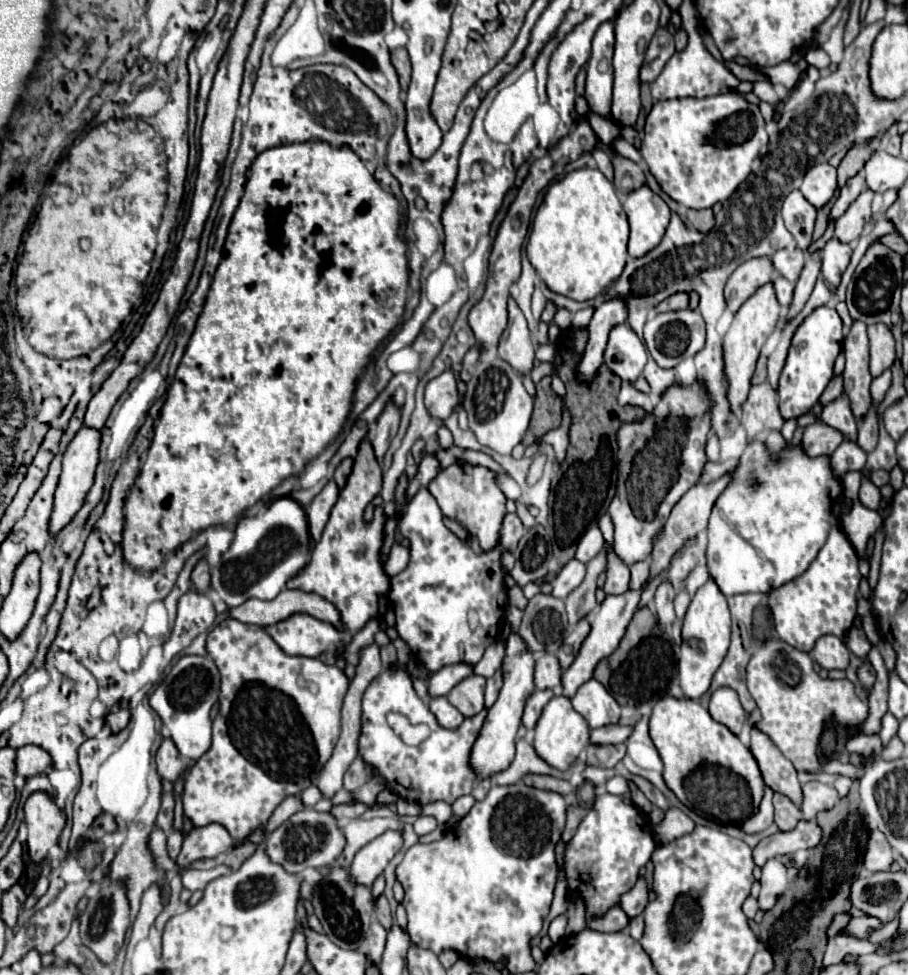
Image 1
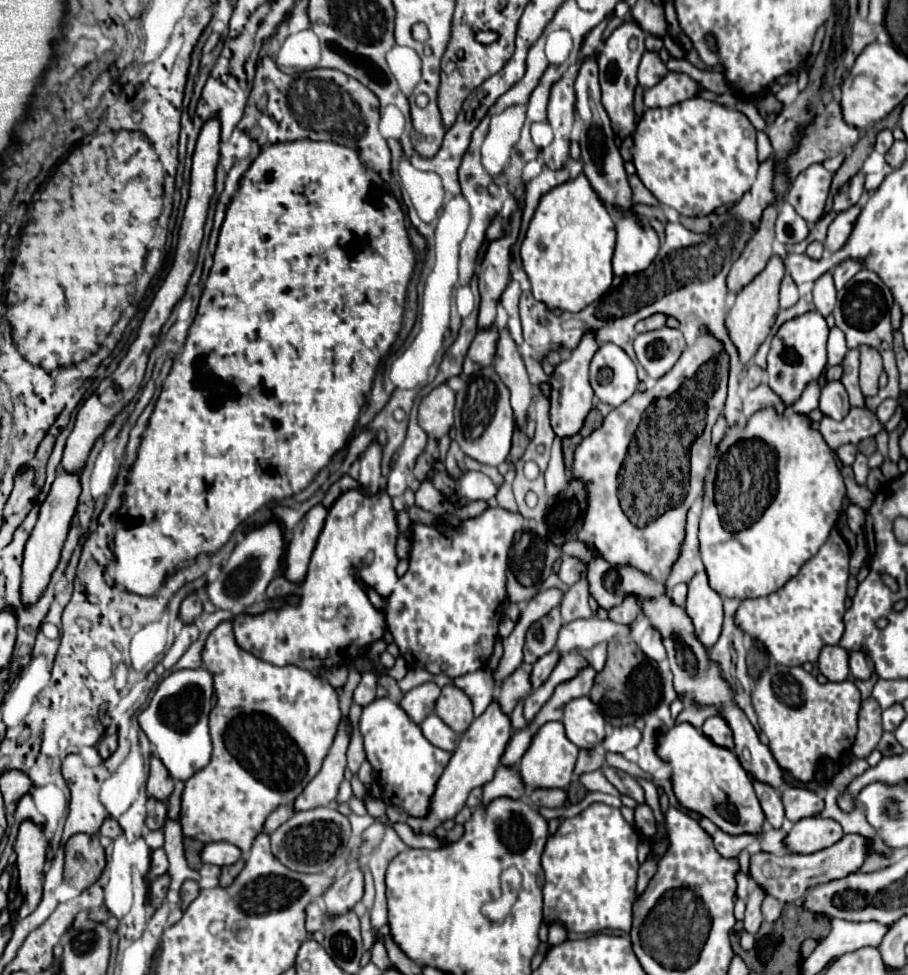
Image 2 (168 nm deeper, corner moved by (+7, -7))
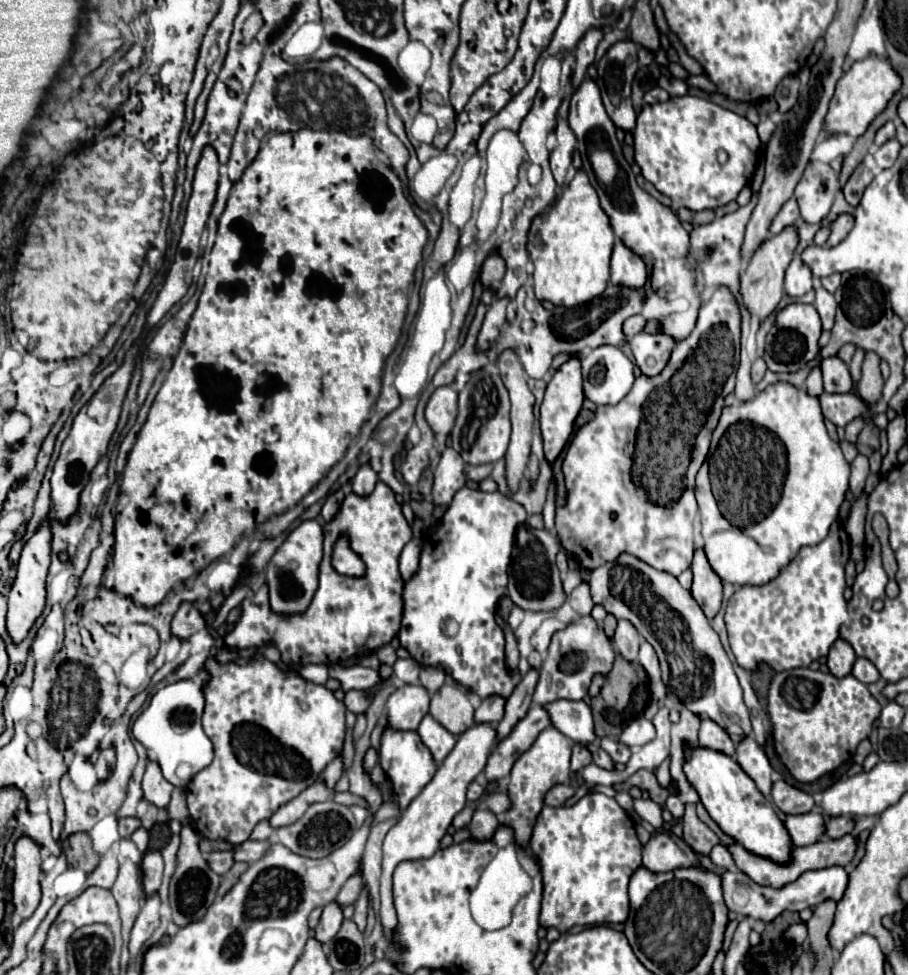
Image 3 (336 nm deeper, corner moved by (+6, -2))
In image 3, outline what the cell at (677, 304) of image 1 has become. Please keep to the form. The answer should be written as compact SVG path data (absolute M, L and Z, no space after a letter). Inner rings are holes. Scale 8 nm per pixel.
M640 314L630 316L630 318L624 322L624 334L626 334L628 338L632 338L632 336L636 336L638 332L642 332L644 326L646 326L646 318L644 318L644 316L640 316Z

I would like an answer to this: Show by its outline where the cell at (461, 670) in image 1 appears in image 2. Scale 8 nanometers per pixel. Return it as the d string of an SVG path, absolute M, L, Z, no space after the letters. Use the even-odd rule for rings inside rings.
M435 683L419 685L403 695L399 701L399 707L409 715L413 723L421 723L425 717L429 717L435 711L435 701L439 697L439 687Z

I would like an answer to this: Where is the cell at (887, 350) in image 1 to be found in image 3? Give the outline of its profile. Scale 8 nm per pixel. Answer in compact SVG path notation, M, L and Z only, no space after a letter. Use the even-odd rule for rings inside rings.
M866 352L862 364L862 380L858 382L858 394L866 402L876 402L882 396L882 374L880 374L880 358L876 352Z

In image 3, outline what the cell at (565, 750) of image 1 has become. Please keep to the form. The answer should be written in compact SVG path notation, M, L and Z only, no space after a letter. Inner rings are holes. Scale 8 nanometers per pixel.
M548 726L546 730L540 732L536 742L532 744L530 750L526 750L512 768L510 774L510 784L508 784L508 796L512 800L512 808L506 812L504 822L514 828L516 842L520 846L528 846L532 828L536 822L536 816L540 814L544 806L544 794L554 786L554 784L566 784L570 778L570 754L572 754L572 740L564 736L562 732L556 732L556 728Z

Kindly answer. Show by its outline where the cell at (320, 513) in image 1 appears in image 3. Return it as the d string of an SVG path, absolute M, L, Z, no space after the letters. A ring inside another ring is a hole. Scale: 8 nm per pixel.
M304 520L294 528L284 544L276 550L266 566L266 584L270 588L270 606L280 614L304 612L318 588L318 564L322 560L322 524L320 520Z

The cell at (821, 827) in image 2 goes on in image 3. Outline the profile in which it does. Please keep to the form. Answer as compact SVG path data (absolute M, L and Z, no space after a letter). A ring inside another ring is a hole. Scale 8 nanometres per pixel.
M832 816L826 818L826 836L828 838L842 838L844 834L852 832L854 820L850 816Z

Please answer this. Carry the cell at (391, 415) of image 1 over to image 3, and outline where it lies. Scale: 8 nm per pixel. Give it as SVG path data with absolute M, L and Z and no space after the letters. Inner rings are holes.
M362 464L352 480L352 490L358 496L368 496L374 490L376 482L378 482L378 474L374 472L374 468L370 464Z

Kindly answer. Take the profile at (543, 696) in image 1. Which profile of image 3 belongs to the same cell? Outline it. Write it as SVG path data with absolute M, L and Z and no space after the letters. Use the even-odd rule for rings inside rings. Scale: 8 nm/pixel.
M580 616L578 620L570 622L570 626L562 632L556 632L552 644L548 648L548 660L540 668L540 680L534 690L532 700L536 704L550 704L552 700L582 700L588 692L590 680L596 672L608 674L614 662L612 642L606 638L604 630L596 626L590 616Z

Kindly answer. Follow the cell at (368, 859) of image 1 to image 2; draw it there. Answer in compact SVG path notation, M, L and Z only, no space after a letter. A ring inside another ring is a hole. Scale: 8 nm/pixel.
M351 867L323 895L327 915L333 917L333 915L349 913L353 905L361 901L361 897L363 897L363 873L359 867Z

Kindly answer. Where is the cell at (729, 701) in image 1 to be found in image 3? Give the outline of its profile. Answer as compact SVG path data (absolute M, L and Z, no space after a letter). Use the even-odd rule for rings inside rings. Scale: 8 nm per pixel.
M708 718L702 720L700 742L698 744L706 746L706 748L712 748L712 750L718 750L718 752L724 752L728 756L734 756L734 752L736 752L736 746L730 740L728 732L724 732L724 728L720 728L714 720L708 720Z

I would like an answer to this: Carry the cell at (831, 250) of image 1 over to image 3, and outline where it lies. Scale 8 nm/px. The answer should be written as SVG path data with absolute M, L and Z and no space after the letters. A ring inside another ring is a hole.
M816 284L814 290L816 290L814 306L816 306L816 310L818 310L820 318L822 318L822 328L824 330L830 330L832 324L834 324L834 314L836 314L839 304L822 284Z

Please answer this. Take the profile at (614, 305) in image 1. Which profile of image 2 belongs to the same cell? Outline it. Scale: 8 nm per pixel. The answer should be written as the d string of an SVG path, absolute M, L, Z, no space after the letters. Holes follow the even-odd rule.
M587 333L579 347L575 351L571 351L571 355L567 355L565 361L561 361L553 375L551 375L551 409L549 409L549 421L553 427L553 433L559 439L577 435L587 413L593 409L593 393L591 393L591 385L589 385L589 363L591 357L597 351L597 341L593 337L593 333Z

